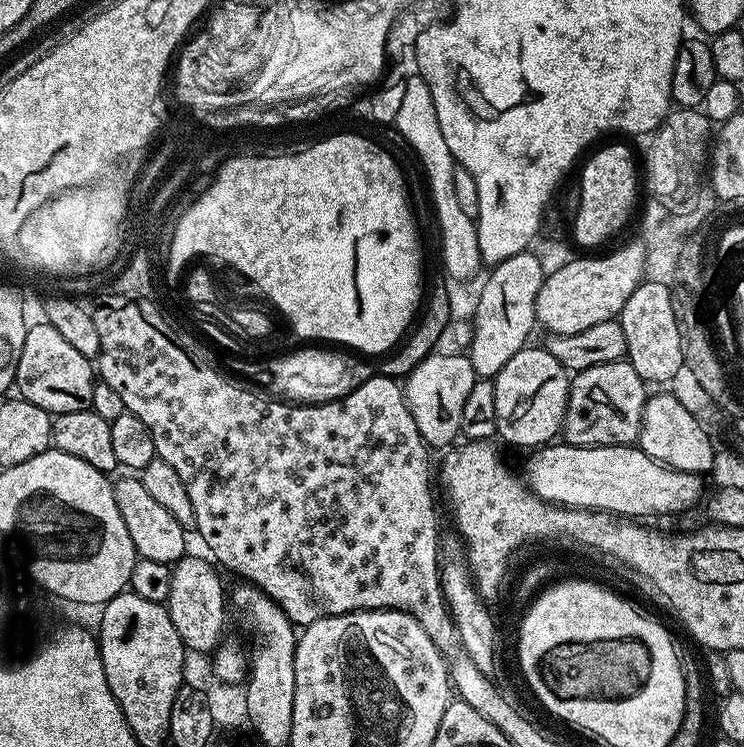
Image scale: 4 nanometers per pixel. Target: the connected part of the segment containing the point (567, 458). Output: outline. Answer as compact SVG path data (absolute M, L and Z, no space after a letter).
M553 442L535 449L529 456L532 457L522 471L529 490L547 504L558 504L562 508L587 508L590 512L610 512L621 518L648 518L644 516L651 512L661 512L664 516L684 512L705 499L705 477L701 473L667 468L631 444L583 448Z

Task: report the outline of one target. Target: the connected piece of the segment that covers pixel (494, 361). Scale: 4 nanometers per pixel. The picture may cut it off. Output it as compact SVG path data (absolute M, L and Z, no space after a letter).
M525 250L506 258L491 269L488 281L480 292L480 301L476 304L476 313L470 316L474 325L472 343L466 354L474 366L477 377L494 378L529 343L528 335L537 327L536 299L538 290L542 290L545 273L542 262L535 251Z

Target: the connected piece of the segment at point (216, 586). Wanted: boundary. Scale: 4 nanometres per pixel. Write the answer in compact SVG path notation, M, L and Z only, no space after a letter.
M185 554L172 565L170 594L166 607L178 638L182 638L185 649L192 652L208 652L221 643L224 632L224 604L226 608L226 588L220 581L221 573L211 559Z

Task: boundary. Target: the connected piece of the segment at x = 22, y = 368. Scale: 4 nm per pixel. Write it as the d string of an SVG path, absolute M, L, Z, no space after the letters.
M33 323L26 334L22 358L18 358L15 391L20 391L17 393L23 399L34 402L34 406L42 406L42 410L53 414L70 414L74 410L92 408L98 387L93 361L78 354L78 350L74 350L74 346L54 330L54 326L39 323Z

